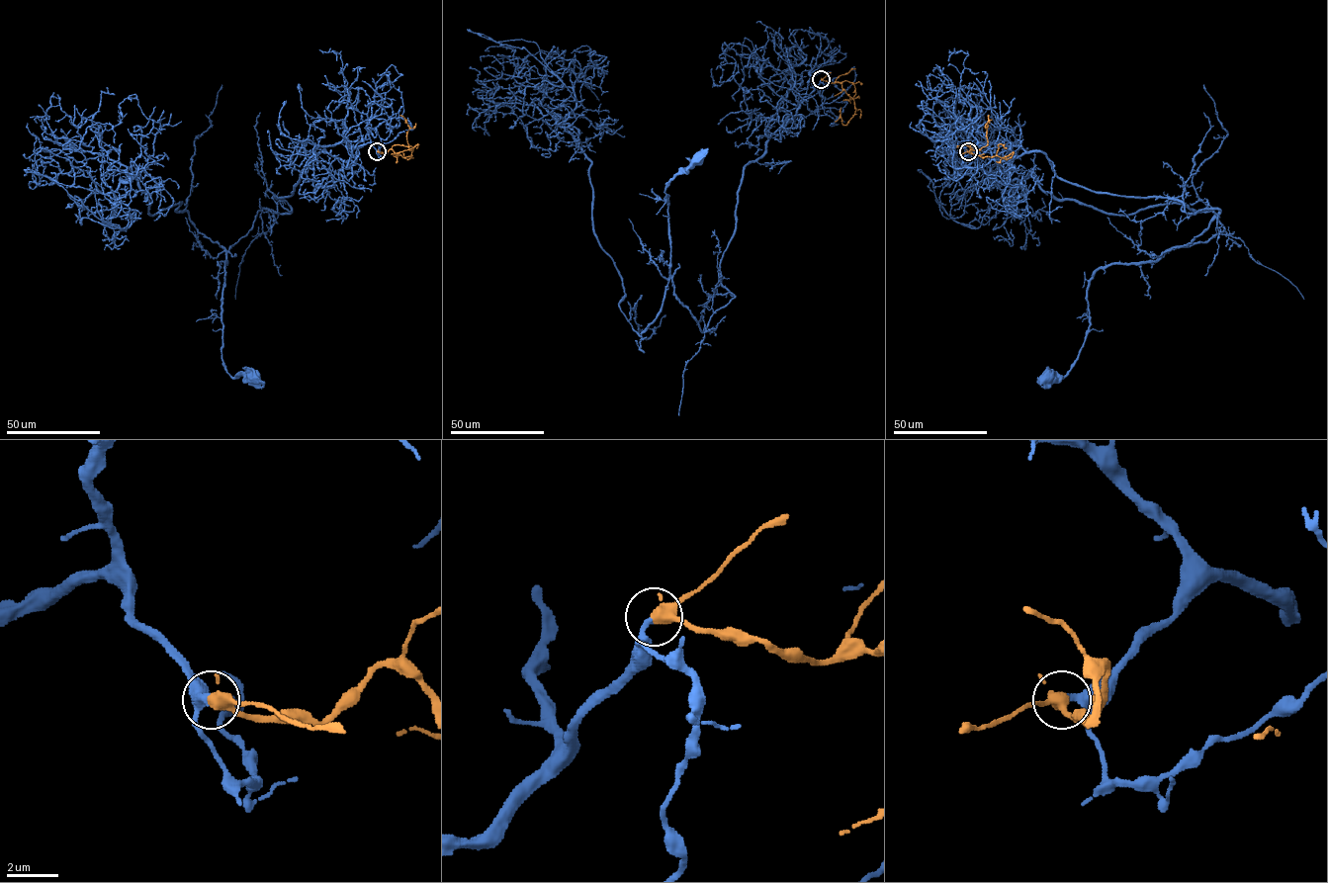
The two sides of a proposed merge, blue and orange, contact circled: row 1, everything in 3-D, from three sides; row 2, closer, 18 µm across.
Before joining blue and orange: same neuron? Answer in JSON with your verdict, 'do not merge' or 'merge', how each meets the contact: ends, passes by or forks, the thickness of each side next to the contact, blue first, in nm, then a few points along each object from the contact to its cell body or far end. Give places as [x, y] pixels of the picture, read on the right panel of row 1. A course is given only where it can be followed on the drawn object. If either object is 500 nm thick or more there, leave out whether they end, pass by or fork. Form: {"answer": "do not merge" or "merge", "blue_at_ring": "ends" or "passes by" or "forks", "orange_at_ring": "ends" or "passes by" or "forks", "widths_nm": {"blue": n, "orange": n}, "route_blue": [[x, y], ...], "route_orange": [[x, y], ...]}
{"answer": "merge", "blue_at_ring": "ends", "orange_at_ring": "forks", "widths_nm": {"blue": 280, "orange": 360}, "route_blue": [[968, 151], [1042, 152], [1094, 191], [1220, 211], [1154, 261], [1100, 266], [1078, 359], [1047, 378]], "route_orange": [[968, 151], [970, 152], [971, 149], [971, 152], [982, 157], [998, 155], [1005, 159], [1013, 152], [996, 161]]}

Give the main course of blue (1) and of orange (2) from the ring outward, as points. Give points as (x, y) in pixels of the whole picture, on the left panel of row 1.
1: (377, 151), (320, 152), (276, 197), (291, 212), (261, 209), (228, 249), (222, 360), (252, 378)
2: (377, 151), (386, 152), (392, 149), (403, 157), (412, 155), (406, 159), (400, 152), (398, 161)

